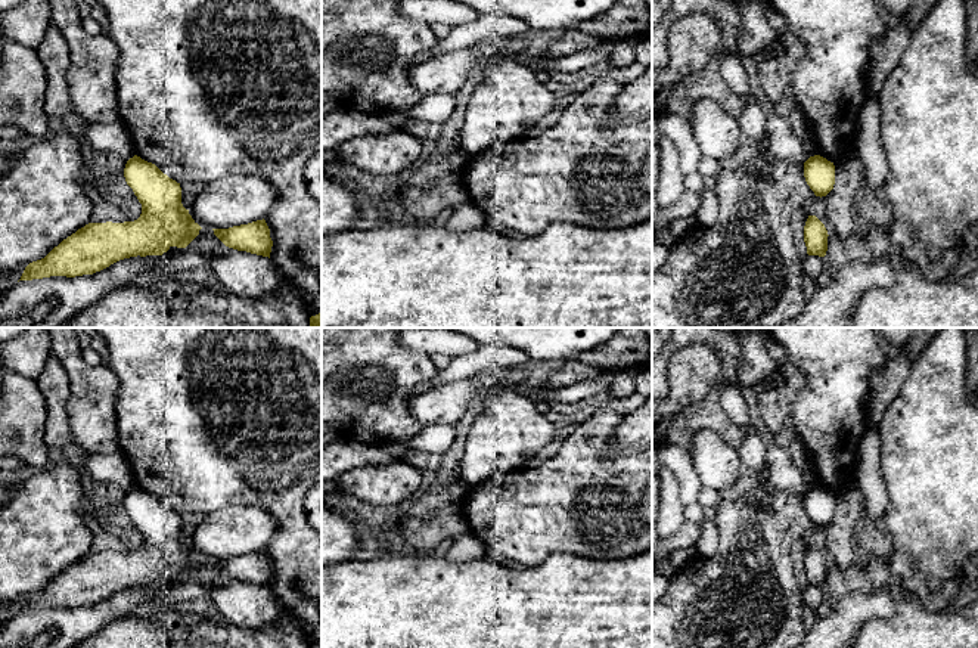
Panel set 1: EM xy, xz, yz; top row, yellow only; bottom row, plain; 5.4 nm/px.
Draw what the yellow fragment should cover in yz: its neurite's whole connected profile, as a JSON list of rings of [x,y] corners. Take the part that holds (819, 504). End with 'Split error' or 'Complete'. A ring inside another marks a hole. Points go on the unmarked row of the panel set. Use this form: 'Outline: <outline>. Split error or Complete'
Outline: [[[820,486],[804,493],[804,508],[816,527],[826,527],[835,515],[835,496]]]. Complete

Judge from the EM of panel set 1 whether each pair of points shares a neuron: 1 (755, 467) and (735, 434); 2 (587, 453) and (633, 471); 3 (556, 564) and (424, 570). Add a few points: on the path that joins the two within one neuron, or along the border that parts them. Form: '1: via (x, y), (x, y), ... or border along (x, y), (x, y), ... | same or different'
1: border along (745, 433), (738, 449) | different
2: via (599, 465), (604, 470), (621, 470) | same
3: via (524, 588), (456, 588) | same

